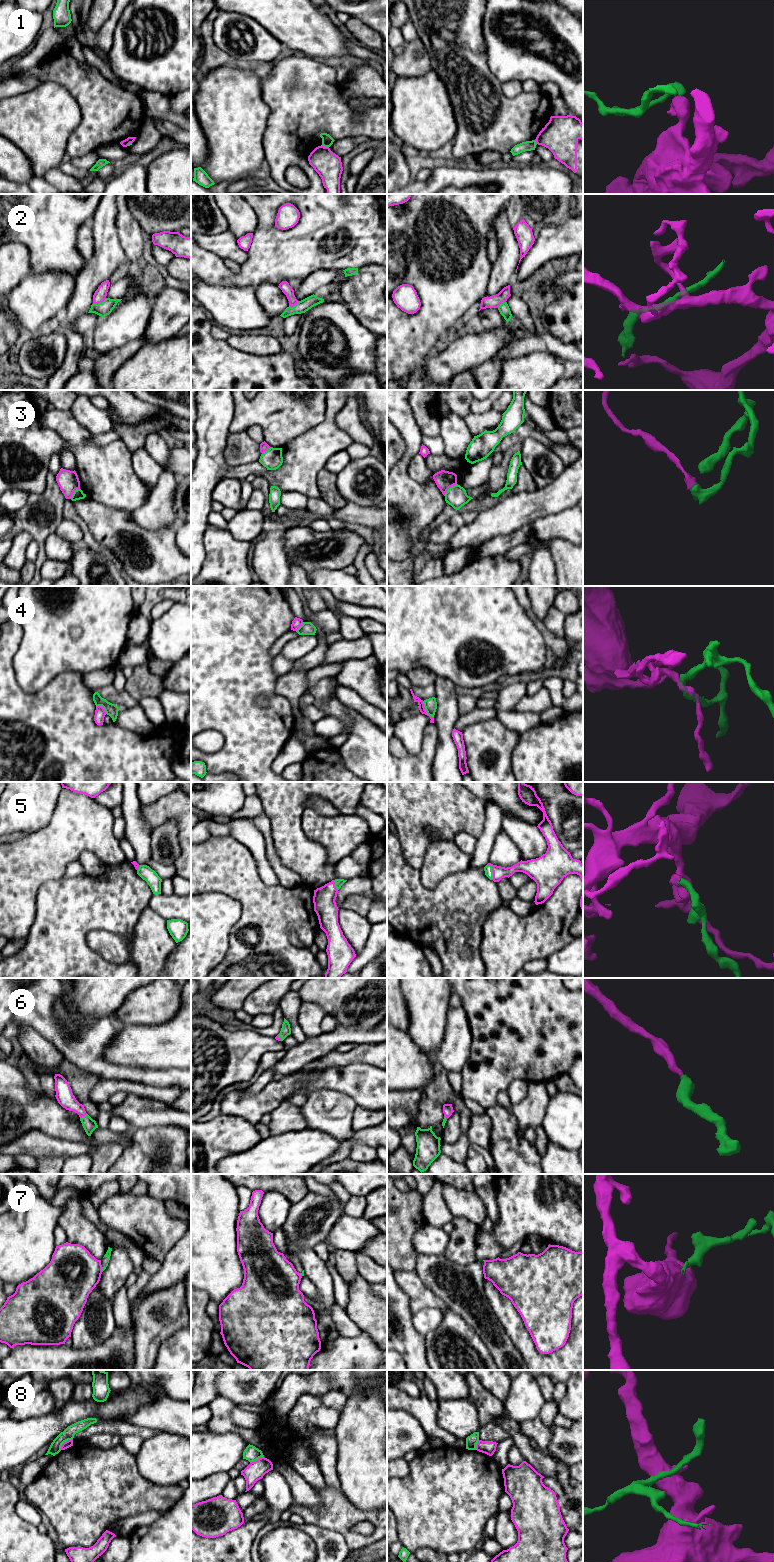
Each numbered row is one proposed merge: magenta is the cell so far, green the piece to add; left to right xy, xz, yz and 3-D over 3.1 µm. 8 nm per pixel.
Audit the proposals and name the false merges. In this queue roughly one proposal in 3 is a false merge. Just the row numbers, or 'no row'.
1, 2, 3, 4, 7, 8

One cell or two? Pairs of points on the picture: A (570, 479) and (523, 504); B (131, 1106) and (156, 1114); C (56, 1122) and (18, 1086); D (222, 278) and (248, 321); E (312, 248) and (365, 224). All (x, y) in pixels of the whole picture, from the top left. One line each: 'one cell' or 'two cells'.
A: one cell
B: one cell
C: one cell
D: two cells
E: one cell

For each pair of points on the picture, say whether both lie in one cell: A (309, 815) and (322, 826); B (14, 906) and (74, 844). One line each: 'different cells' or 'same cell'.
A: same cell
B: same cell

